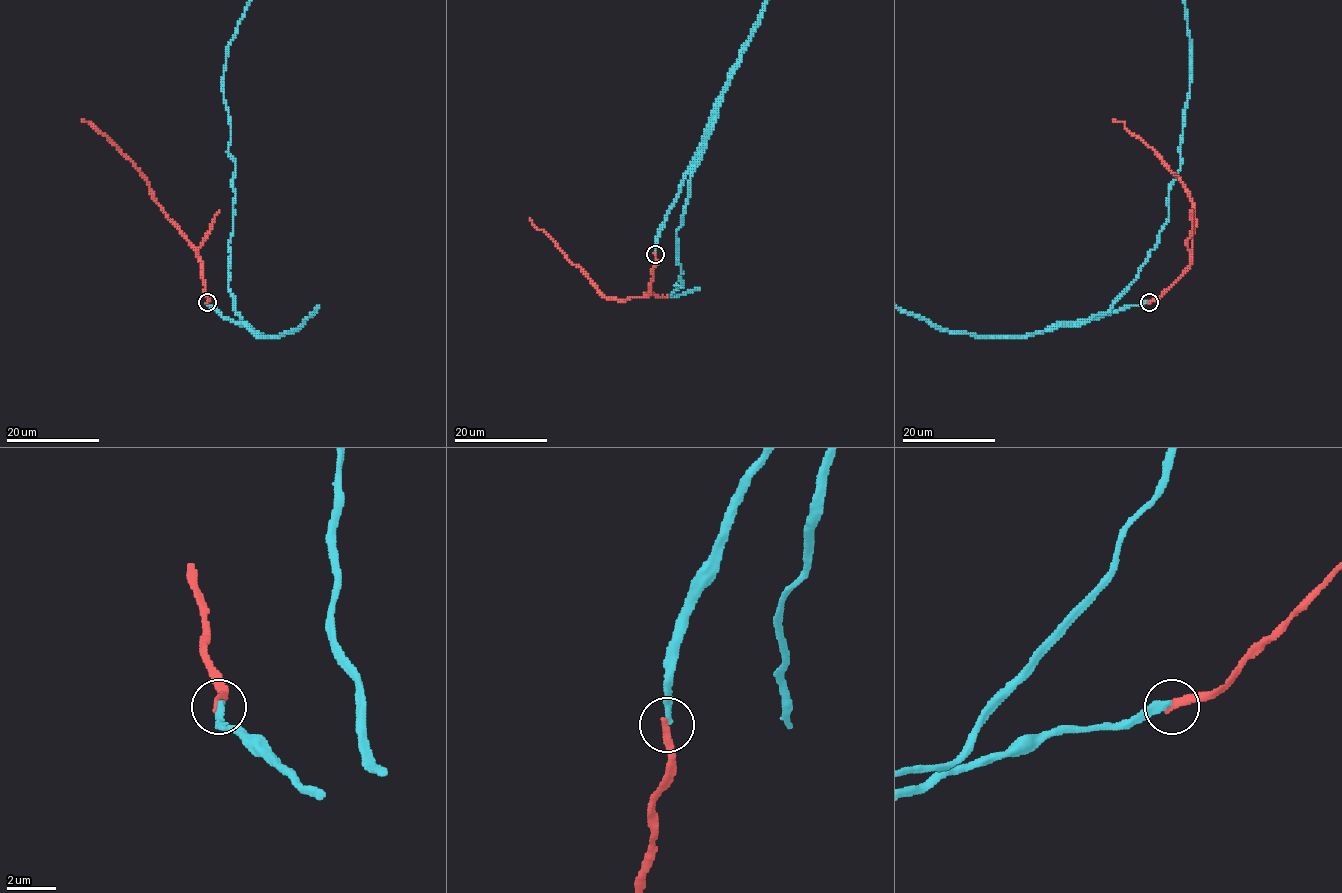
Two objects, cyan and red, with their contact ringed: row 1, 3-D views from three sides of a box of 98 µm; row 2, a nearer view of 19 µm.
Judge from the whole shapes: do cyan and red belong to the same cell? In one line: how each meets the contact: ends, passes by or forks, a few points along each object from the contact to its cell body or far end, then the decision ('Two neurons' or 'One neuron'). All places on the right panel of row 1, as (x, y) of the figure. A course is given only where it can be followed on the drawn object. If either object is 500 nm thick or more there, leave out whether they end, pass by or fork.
At the ring cyan ends. At the ring red ends. Course of cyan: (1149, 301), (1057, 325), (1106, 313), (1138, 276), (1168, 219), (1181, 165), (1187, 16). Course of red: (1149, 301), (1156, 300), (1190, 264), (1194, 205), (1183, 182), (1151, 148), (1130, 132), (1123, 122), (1112, 118). Two neurons

